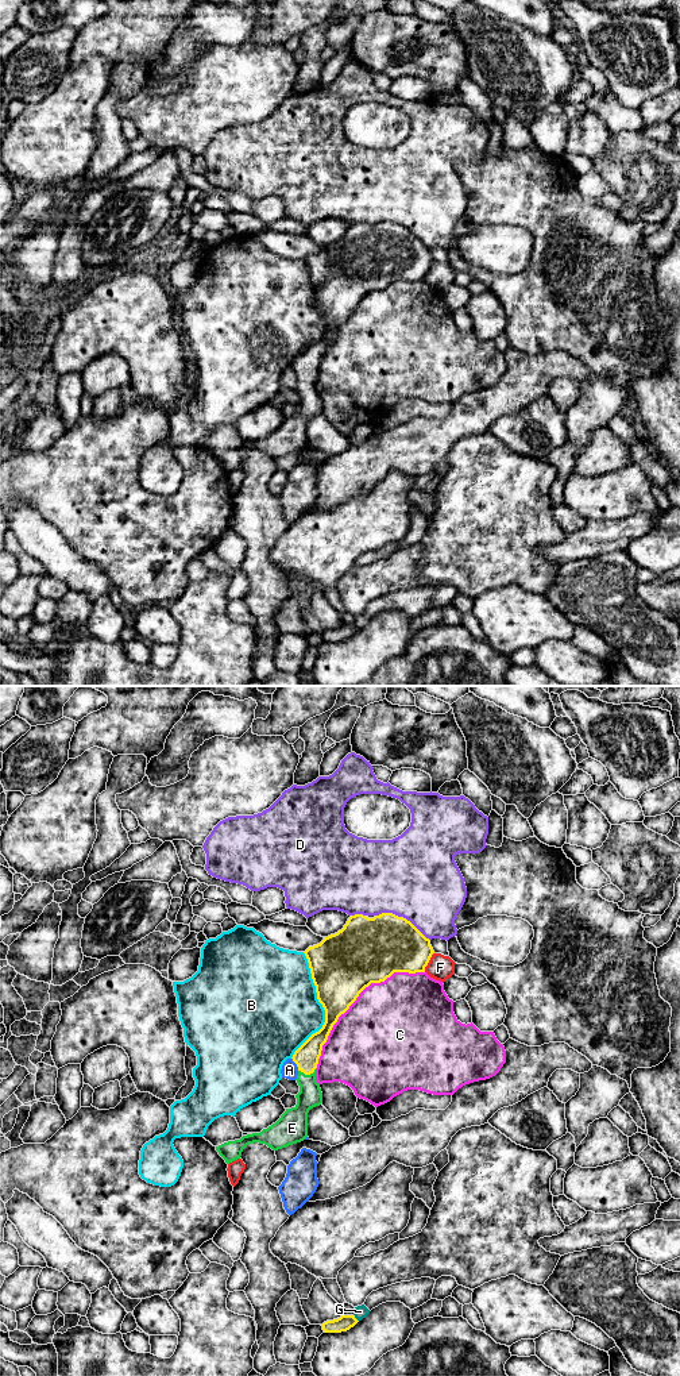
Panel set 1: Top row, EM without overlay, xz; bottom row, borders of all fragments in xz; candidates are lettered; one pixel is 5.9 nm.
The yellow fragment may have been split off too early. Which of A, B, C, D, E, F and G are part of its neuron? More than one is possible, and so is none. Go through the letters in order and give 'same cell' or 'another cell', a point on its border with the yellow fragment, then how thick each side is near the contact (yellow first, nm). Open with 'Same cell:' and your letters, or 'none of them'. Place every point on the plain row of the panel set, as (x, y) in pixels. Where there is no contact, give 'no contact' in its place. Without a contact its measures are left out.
Same cell: E
A: another cell; contact xz (296, 372); calibres 150 and 100 nm
B: another cell; contact xz (323, 315); calibres 360 and 460 nm
C: another cell; contact xz (355, 308); calibres 380 and 500 nm
D: another cell; contact xz (402, 226); calibres 360 and 500 nm
E: same cell; contact xz (306, 382); calibres 150 and 140 nm
F: another cell; contact xz (428, 270); calibres 340 and 150 nm
G: another cell; contact xz (355, 627); calibres 90 and 80 nm

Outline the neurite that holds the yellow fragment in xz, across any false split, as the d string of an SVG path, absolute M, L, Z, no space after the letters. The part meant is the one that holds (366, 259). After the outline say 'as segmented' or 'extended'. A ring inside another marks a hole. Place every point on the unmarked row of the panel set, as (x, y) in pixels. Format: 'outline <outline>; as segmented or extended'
outline M382 221L374 227L351 224L341 239L324 246L304 262L317 308L325 319L325 331L291 366L298 375L297 413L286 417L275 432L260 442L216 455L227 473L240 467L250 452L259 451L278 459L308 446L308 421L322 412L316 377L322 354L339 325L371 292L385 290L394 281L425 281L434 259L430 248L410 230L393 221Z; extended

